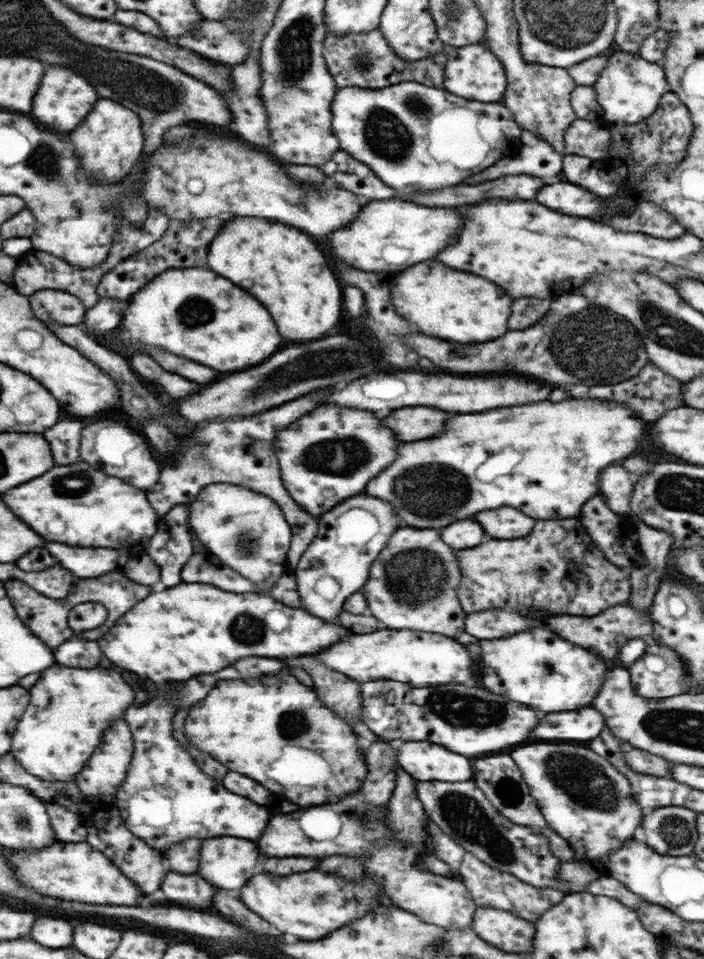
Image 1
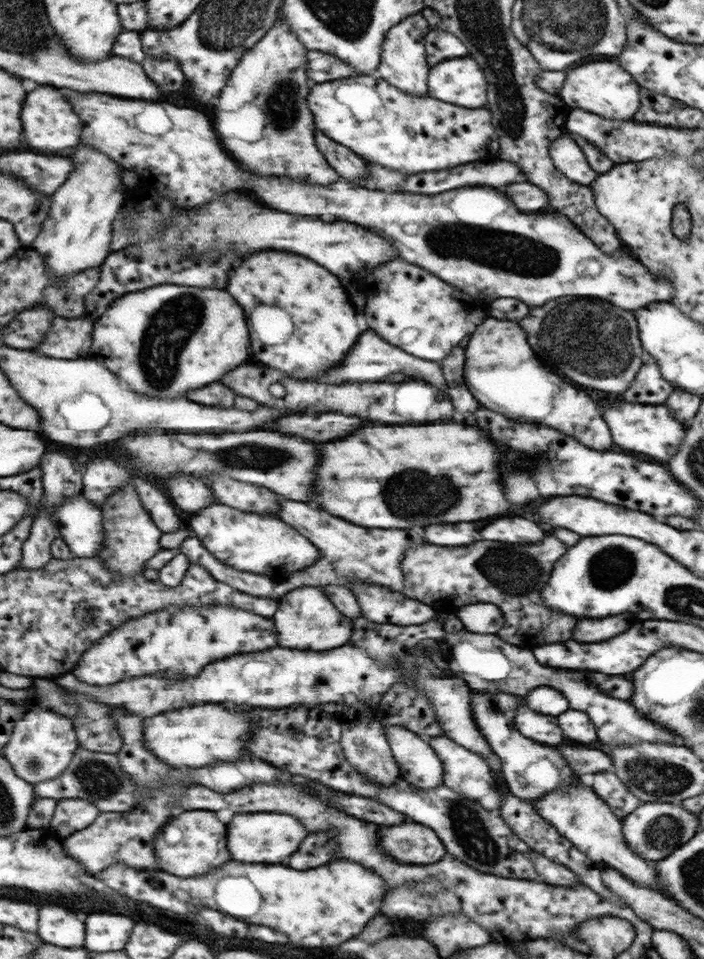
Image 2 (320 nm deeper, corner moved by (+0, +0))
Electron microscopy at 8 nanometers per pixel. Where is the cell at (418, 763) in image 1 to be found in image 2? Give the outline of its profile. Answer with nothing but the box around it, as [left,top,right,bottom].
[382,726,443,790]

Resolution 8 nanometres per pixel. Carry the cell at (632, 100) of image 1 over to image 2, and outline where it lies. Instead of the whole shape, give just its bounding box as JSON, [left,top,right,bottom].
[555,61,640,120]

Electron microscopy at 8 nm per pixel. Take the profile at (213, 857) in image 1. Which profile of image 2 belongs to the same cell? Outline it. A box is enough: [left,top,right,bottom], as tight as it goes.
[154,812,231,878]

